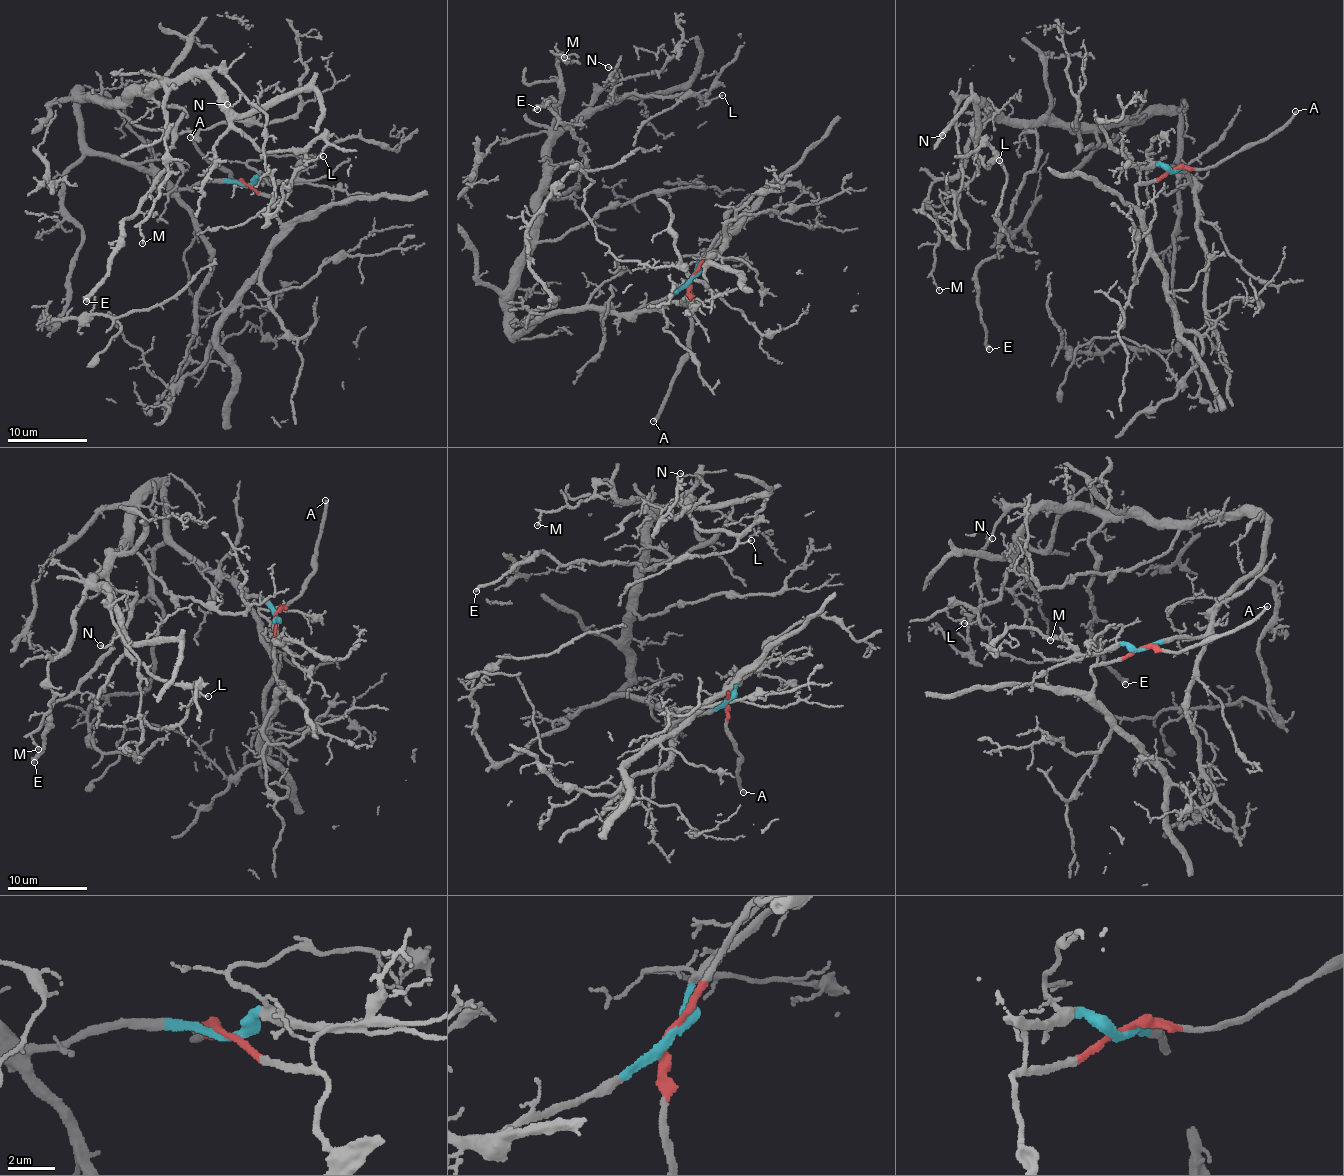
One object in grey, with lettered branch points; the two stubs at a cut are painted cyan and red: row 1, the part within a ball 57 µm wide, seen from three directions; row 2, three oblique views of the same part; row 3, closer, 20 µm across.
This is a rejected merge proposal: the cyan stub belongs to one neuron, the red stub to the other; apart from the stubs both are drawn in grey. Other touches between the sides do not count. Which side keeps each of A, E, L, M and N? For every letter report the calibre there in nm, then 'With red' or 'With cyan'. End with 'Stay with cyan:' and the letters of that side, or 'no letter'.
A: Thickness 240 nm. With red
E: Thickness 300 nm. With cyan
L: Thickness 110 nm. With cyan
M: Thickness 110 nm. With cyan
N: Thickness 100 nm. With cyan
Stay with cyan: E, L, M, N

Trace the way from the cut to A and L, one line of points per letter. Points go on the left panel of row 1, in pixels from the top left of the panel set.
A: (244, 185), (243, 182), (235, 187), (228, 171), (207, 161), (190, 136)
L: (244, 185), (173, 187), (99, 155), (75, 97), (110, 101), (200, 76), (261, 150), (323, 156)

